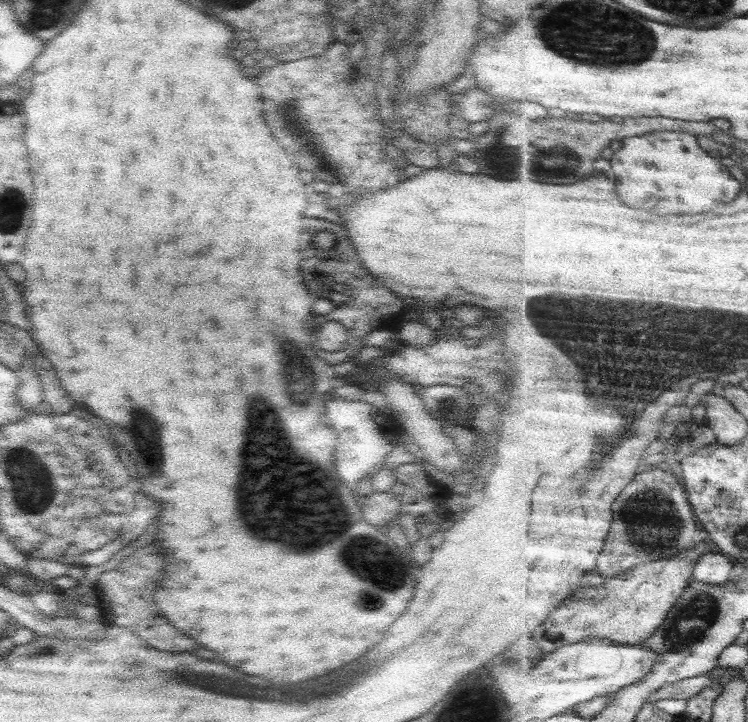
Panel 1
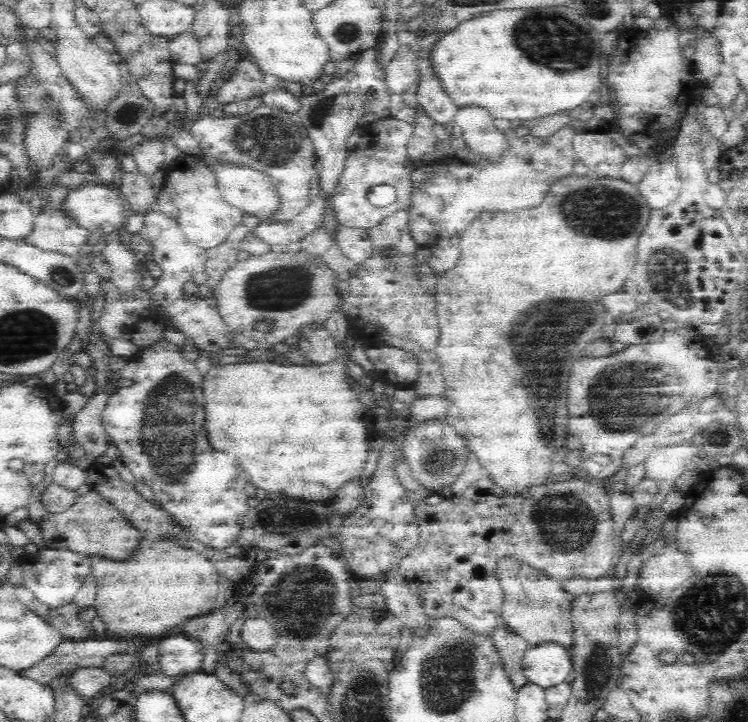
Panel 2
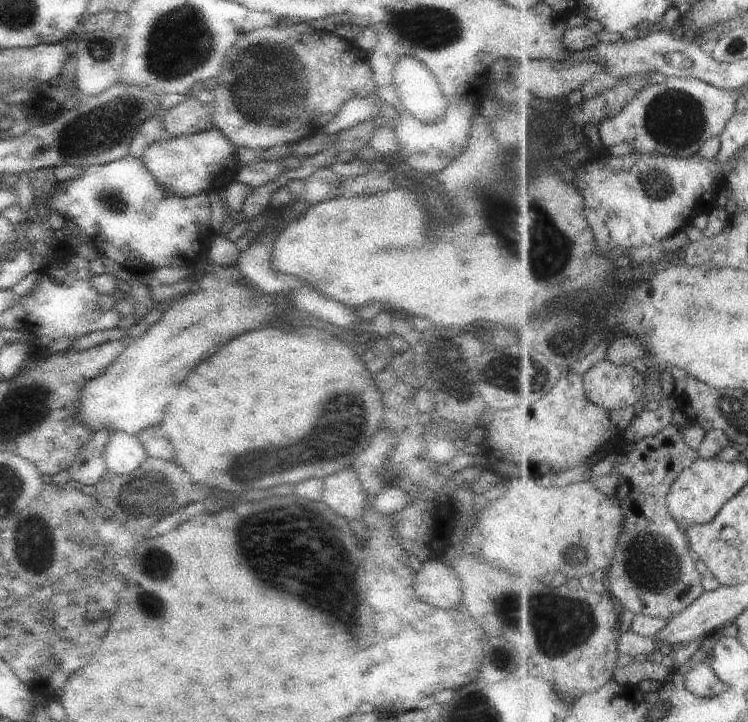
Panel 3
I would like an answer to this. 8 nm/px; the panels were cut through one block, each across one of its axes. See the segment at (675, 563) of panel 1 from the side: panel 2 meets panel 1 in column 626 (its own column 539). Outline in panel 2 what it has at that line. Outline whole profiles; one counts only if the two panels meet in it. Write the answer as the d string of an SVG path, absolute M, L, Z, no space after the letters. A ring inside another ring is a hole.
M504 559L497 566L498 581L504 589L499 620L510 632L521 636L530 647L544 643L560 644L566 650L573 647L574 627L568 593L562 590L561 581L554 580L527 564Z

